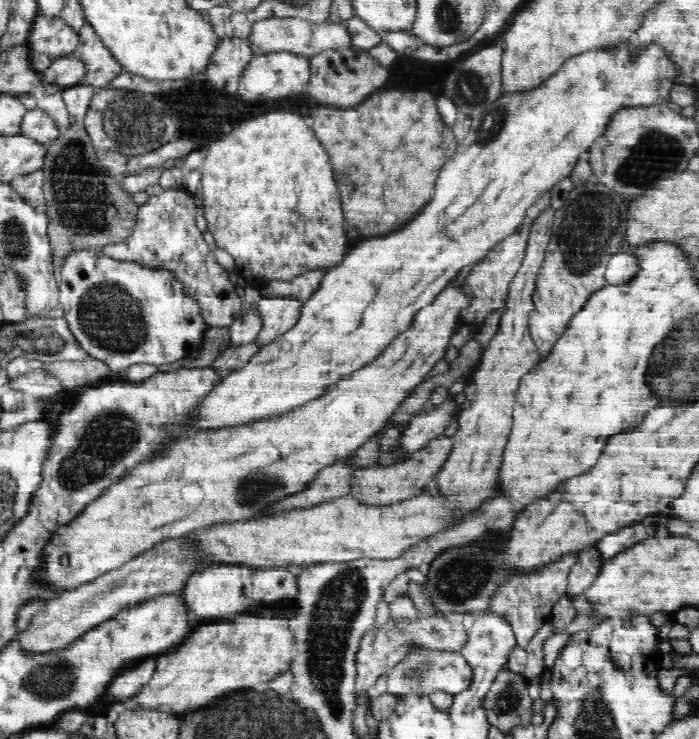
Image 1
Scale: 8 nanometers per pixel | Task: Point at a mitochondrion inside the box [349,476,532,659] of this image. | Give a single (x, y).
(457, 578)

